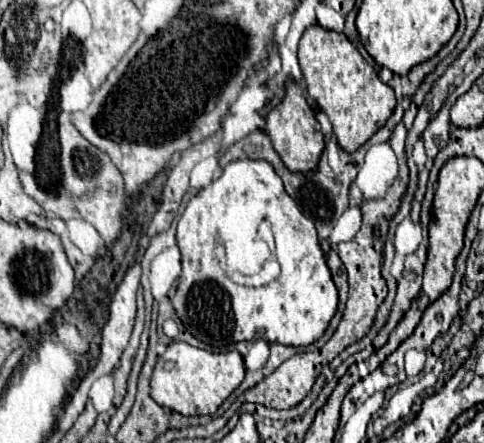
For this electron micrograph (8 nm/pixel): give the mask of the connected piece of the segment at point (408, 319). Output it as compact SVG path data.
M412 307L412 309L404 315L404 319L396 325L396 329L392 331L388 343L384 345L384 357L388 357L392 351L396 351L396 347L398 347L404 339L408 339L408 335L412 335L412 331L414 331L414 329L418 327L418 323L420 323L420 317L422 317L422 311L420 311L418 307Z

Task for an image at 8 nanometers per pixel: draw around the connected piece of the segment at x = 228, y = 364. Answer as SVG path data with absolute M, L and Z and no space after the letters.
M176 341L168 345L166 353L158 357L154 375L150 381L150 395L160 407L176 411L186 417L214 415L218 407L230 397L230 393L244 381L246 367L238 351L230 353L210 353L196 349L188 343Z

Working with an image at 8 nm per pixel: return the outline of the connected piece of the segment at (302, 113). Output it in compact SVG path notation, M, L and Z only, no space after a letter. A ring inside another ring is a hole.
M288 83L284 101L268 115L266 119L266 133L276 149L276 153L282 157L284 165L292 173L310 173L316 171L322 151L324 151L324 135L320 131L318 121L314 119L312 107L306 103L302 95L302 87L298 83Z

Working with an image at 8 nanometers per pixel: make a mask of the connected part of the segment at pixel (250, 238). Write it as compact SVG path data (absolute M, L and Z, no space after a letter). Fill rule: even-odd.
M268 161L228 163L216 181L190 199L178 221L176 241L182 253L182 275L172 303L184 327L206 345L228 351L240 341L264 339L266 343L302 347L318 341L336 313L338 293L316 227L286 193L282 179ZM262 217L270 227L272 247L262 241Z

